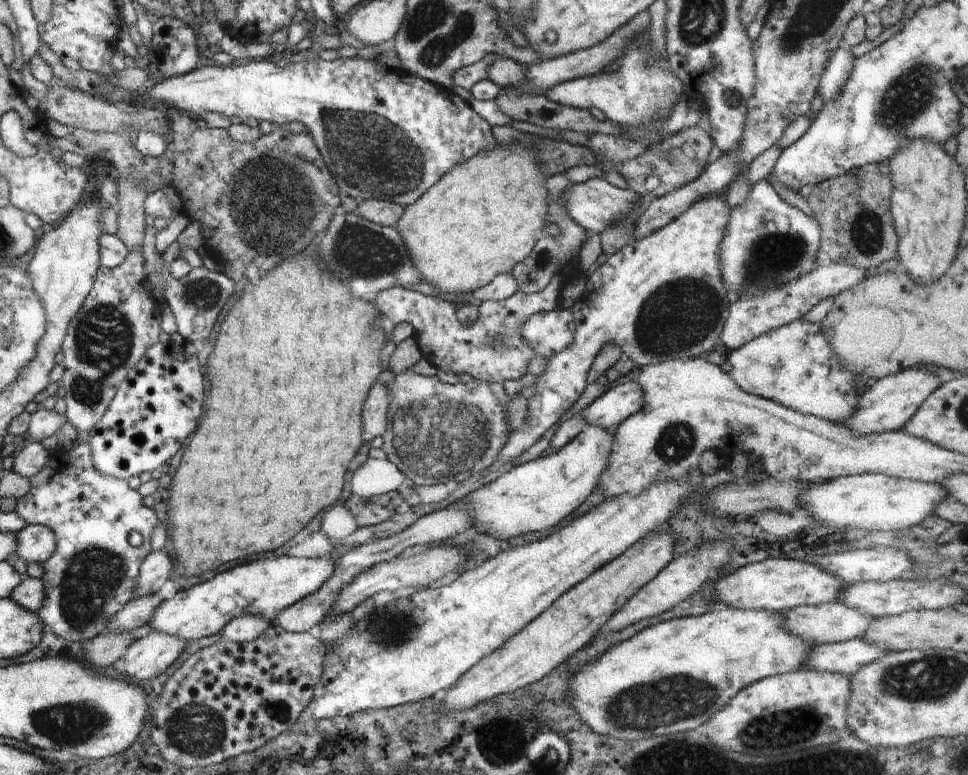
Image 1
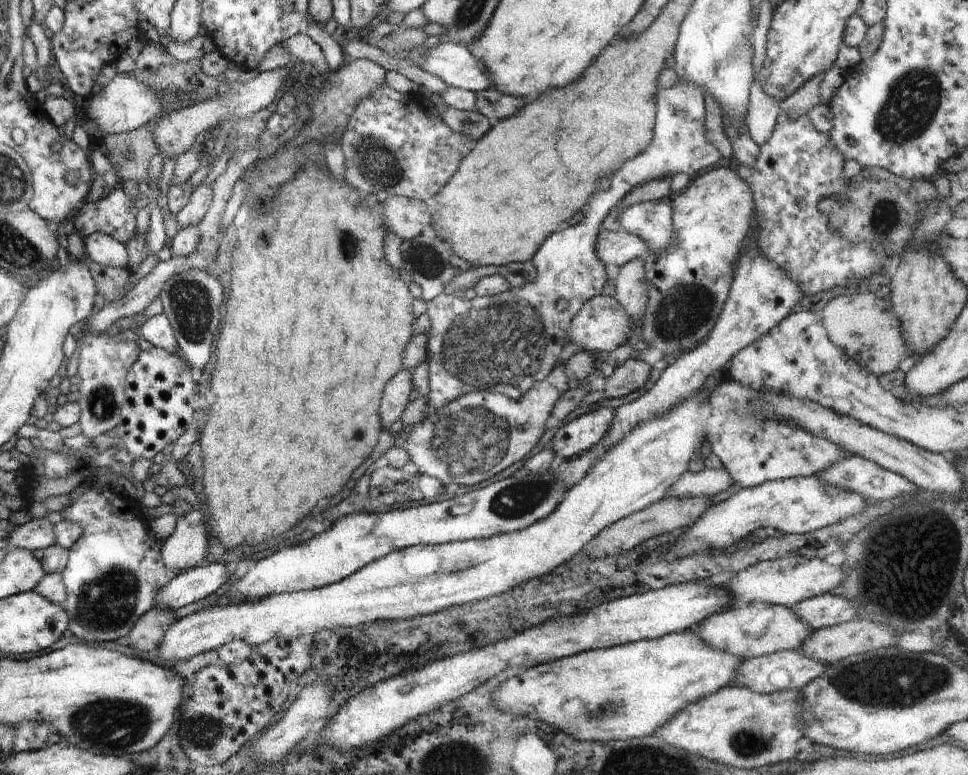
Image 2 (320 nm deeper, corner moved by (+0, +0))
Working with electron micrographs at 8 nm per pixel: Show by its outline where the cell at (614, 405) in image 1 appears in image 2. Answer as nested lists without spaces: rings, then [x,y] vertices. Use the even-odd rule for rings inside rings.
[[[602,406],[578,416],[576,420],[566,421],[558,428],[550,442],[552,450],[556,456],[568,460],[587,453],[603,441],[614,422],[615,415],[614,408]]]

